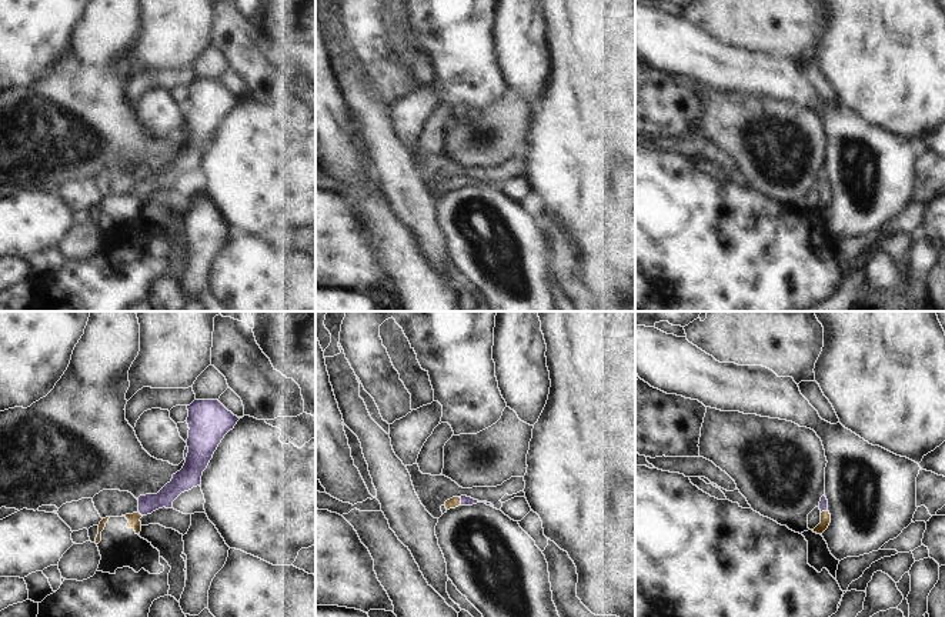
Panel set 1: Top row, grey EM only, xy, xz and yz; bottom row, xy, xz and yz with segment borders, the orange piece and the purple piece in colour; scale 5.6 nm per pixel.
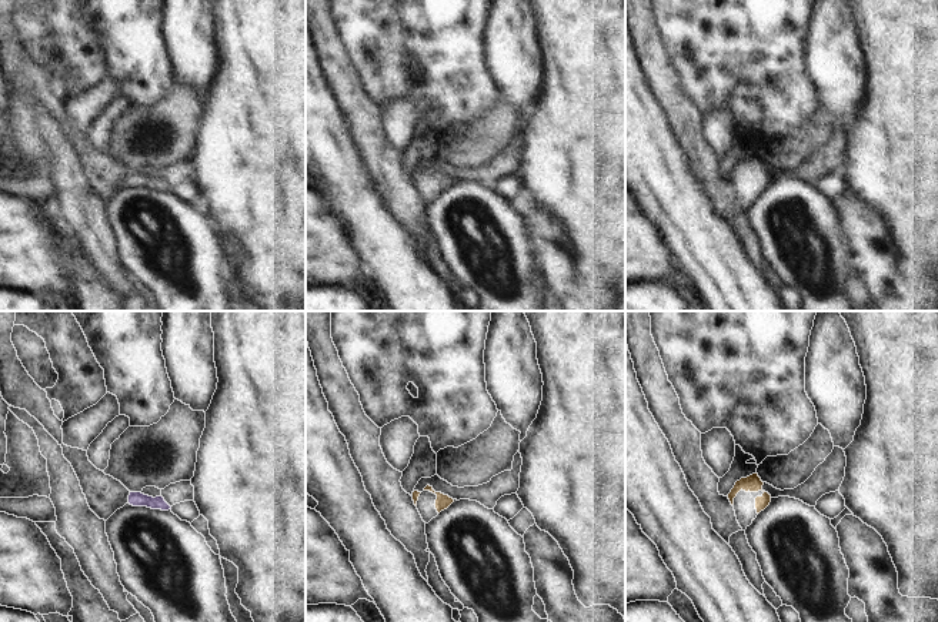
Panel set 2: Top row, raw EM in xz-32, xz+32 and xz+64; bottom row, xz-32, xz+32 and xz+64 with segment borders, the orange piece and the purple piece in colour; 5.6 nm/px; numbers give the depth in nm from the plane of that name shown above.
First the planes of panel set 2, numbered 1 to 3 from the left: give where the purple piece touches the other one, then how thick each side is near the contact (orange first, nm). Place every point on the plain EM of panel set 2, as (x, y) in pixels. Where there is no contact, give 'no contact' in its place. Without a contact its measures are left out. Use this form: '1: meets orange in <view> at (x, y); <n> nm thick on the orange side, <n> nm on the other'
1: no contact
2: no contact
3: no contact

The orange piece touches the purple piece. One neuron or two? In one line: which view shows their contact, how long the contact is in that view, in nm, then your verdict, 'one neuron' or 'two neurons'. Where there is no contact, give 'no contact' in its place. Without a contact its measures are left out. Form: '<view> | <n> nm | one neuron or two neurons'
xz | 50 nm | one neuron

